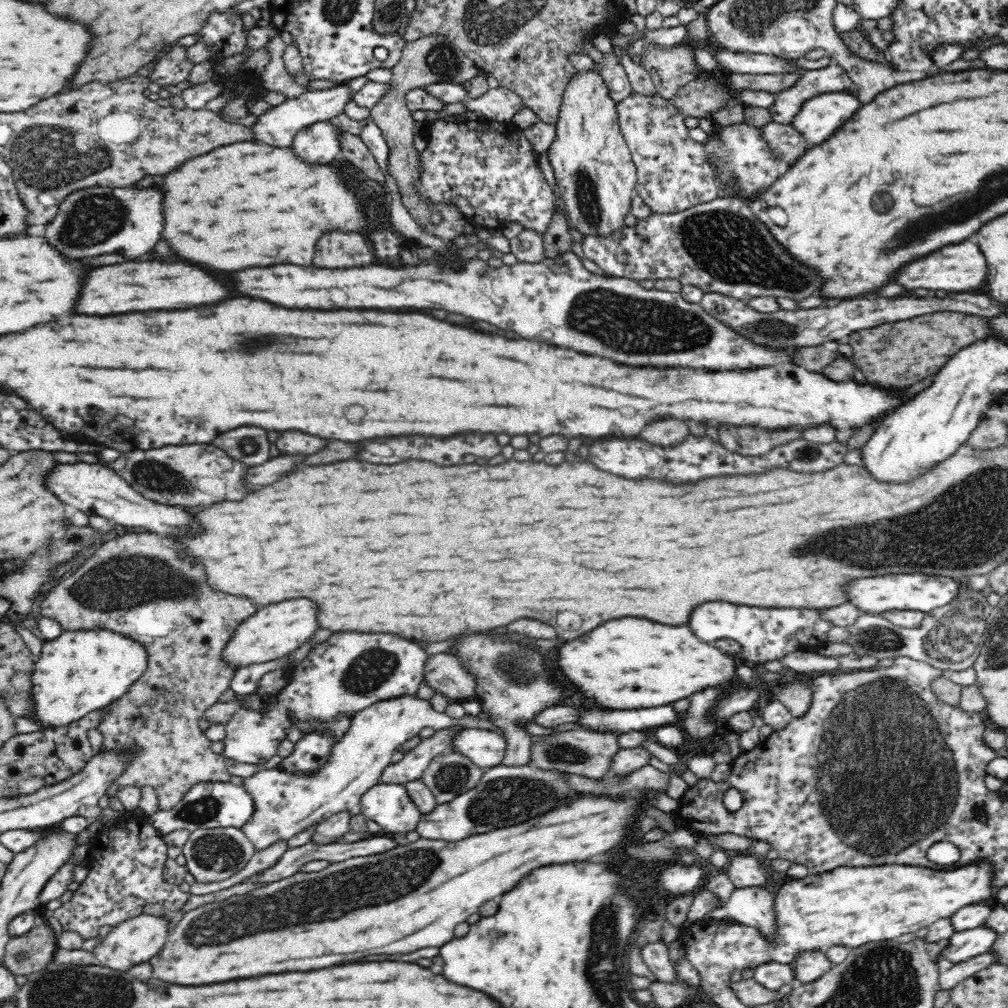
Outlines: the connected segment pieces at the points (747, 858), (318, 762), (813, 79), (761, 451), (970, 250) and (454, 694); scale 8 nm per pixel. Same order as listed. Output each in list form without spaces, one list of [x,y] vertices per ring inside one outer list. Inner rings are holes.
[[[731,853],[729,856],[730,865],[727,868],[727,875],[735,884],[735,888],[744,888],[744,886],[766,886],[766,876],[760,869],[763,859],[754,854],[737,855]]]
[[[338,714],[326,721],[308,718],[305,722],[310,724],[310,730],[302,731],[301,738],[294,743],[294,752],[282,758],[279,768],[290,775],[311,775],[319,771],[328,762],[333,746],[349,731],[353,716],[354,714]]]
[[[834,63],[821,70],[804,71],[790,88],[775,95],[776,106],[769,109],[771,117],[776,123],[790,125],[801,107],[814,96],[846,89],[855,90],[855,84],[848,73]]]
[[[720,428],[720,442],[730,452],[742,456],[764,456],[776,446],[798,440],[802,432],[786,430],[786,432],[764,432],[754,428]]]
[[[962,241],[952,244],[948,248],[940,248],[938,252],[932,252],[920,260],[914,260],[898,270],[898,276],[894,282],[904,286],[906,290],[915,288],[927,288],[928,290],[946,290],[949,293],[963,293],[964,291],[978,291],[984,284],[987,276],[987,264],[984,254],[978,245],[970,241]]]
[[[432,655],[425,664],[425,670],[425,679],[429,684],[451,700],[474,699],[476,677],[463,666],[463,662],[456,655]]]

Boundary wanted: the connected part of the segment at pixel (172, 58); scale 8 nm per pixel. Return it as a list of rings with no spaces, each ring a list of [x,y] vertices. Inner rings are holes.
[[[177,44],[167,48],[156,62],[149,80],[159,86],[176,85],[178,82],[185,81],[194,67],[194,64],[186,59],[186,50],[187,48]]]

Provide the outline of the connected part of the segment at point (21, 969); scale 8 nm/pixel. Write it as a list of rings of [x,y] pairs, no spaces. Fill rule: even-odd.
[[[40,920],[29,933],[11,937],[2,966],[14,976],[28,976],[48,965],[57,947],[56,935],[44,920]]]

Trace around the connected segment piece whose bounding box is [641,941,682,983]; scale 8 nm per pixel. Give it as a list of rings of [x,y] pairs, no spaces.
[[[663,941],[645,944],[641,948],[643,961],[660,982],[681,983],[670,962],[669,948]]]

